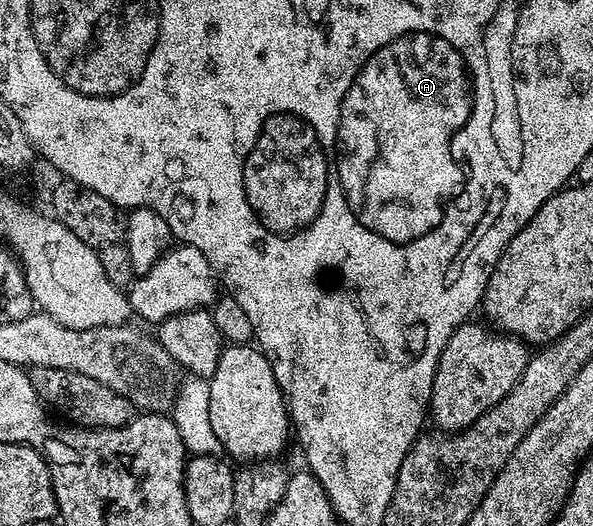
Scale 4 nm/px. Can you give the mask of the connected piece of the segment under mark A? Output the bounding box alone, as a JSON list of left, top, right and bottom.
[339,35,467,243]

